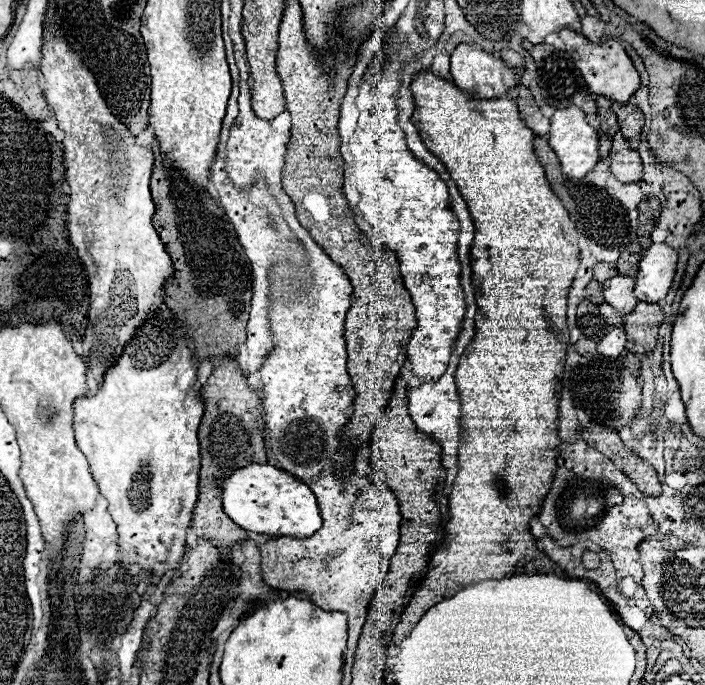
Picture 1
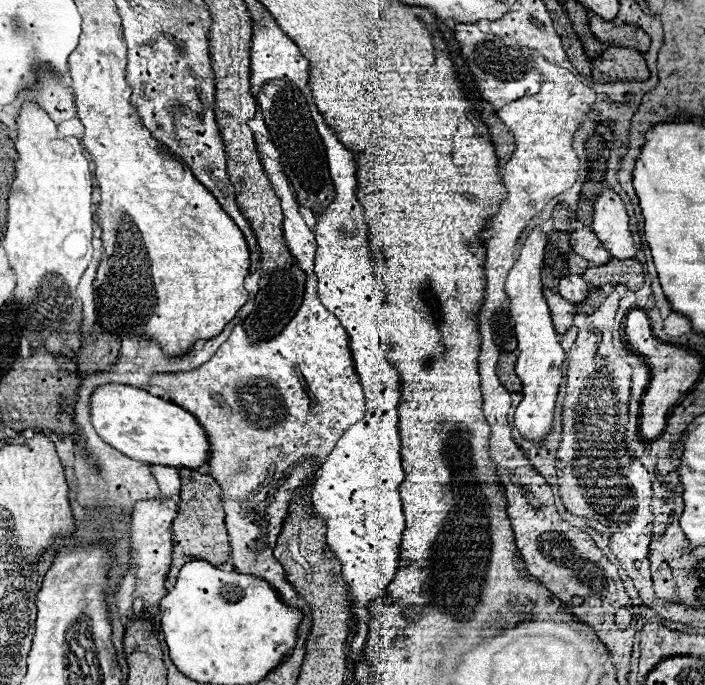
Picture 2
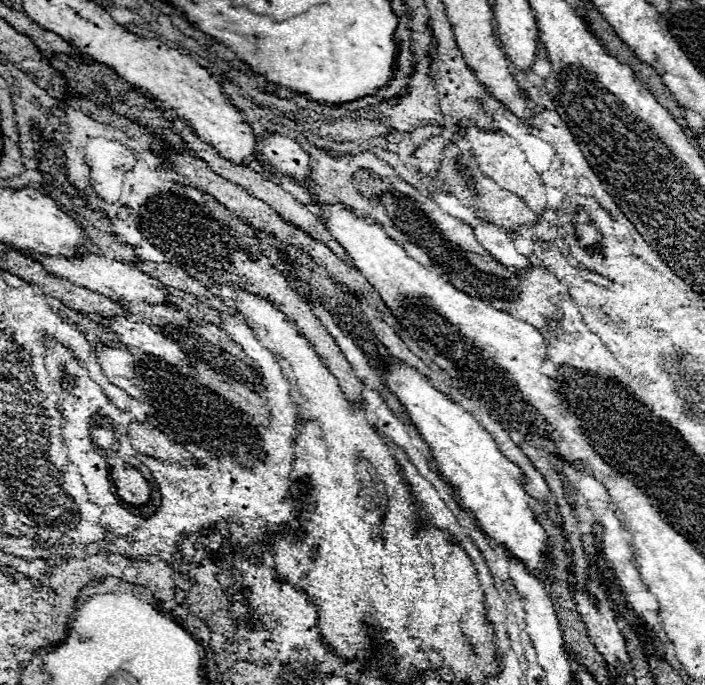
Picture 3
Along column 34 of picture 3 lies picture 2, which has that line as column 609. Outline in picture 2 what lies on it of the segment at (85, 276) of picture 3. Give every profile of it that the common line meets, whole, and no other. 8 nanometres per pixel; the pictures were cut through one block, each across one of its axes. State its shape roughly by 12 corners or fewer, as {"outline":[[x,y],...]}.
{"outline":[[590,228],[572,232],[570,244],[590,264],[612,260]]}

